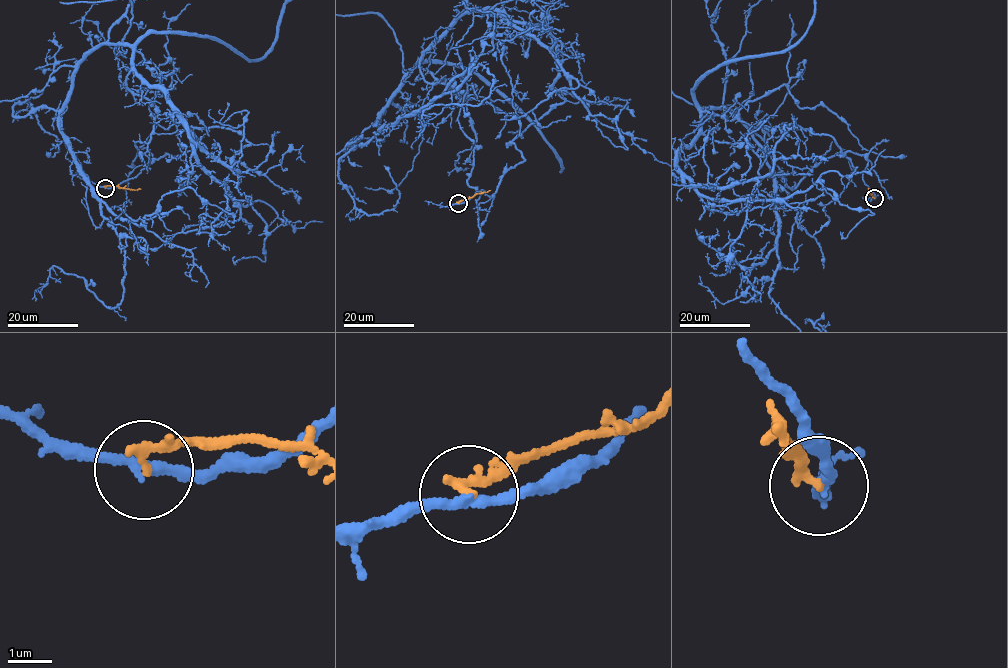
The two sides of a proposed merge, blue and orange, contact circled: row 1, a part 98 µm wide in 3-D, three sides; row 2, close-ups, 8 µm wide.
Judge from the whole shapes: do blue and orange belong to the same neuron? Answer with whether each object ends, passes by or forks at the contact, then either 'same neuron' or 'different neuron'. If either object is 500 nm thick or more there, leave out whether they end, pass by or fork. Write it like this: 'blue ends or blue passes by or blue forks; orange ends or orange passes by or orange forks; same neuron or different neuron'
blue passes by; orange ends; different neuron

